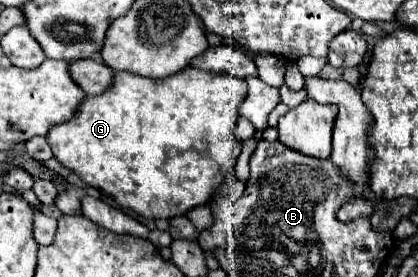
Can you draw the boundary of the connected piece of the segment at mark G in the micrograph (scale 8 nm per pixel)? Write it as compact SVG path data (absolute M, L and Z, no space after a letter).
M192 66L166 80L116 72L112 90L88 96L72 120L50 128L46 140L60 164L78 174L82 182L112 196L122 208L134 210L144 218L170 220L184 216L196 206L208 204L214 190L230 176L232 148L238 144L234 126L238 120L238 106L244 98L244 80L230 74L208 74Z

